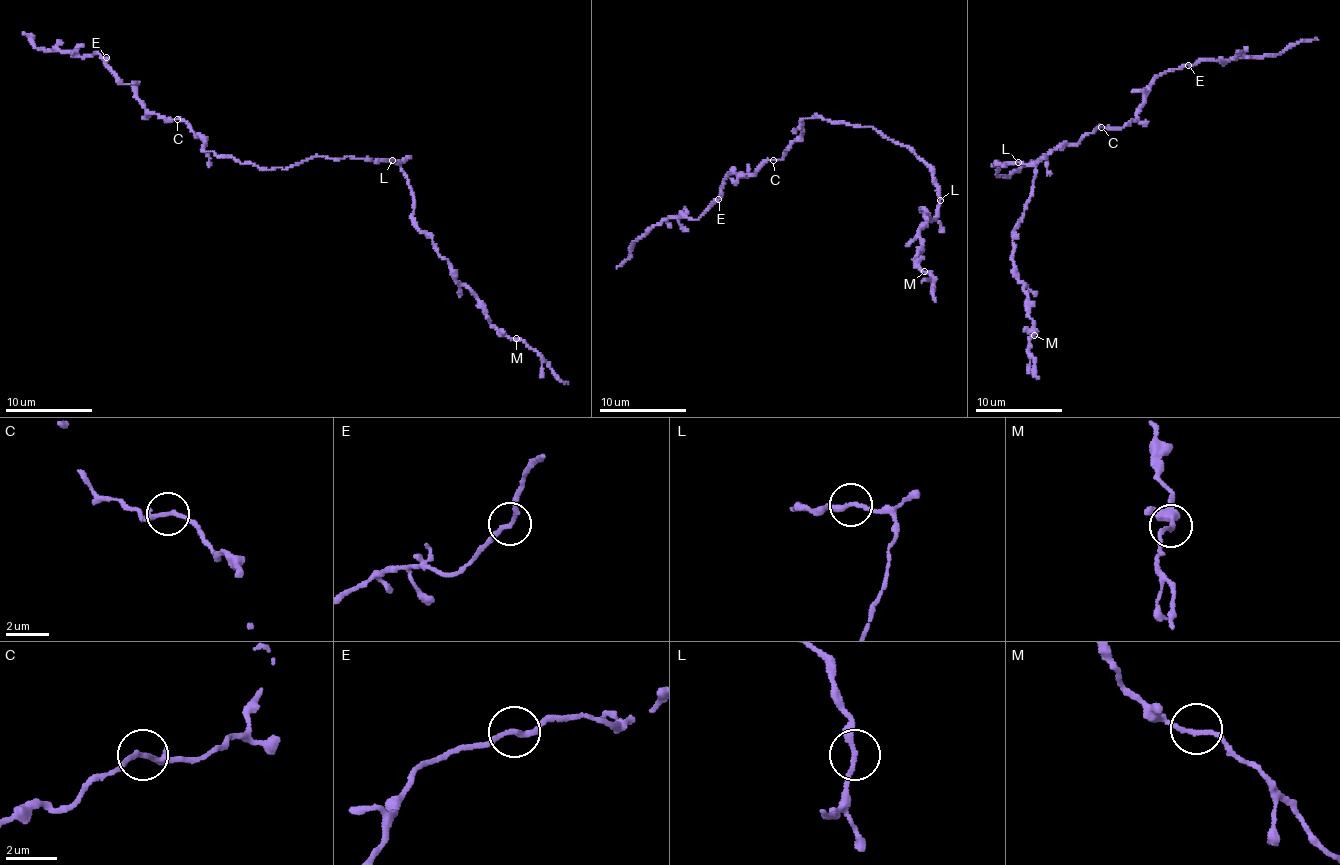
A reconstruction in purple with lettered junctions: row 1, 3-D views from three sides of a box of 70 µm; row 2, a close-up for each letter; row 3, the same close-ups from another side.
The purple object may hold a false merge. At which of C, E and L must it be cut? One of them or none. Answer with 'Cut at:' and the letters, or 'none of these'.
Cut at: none of these

